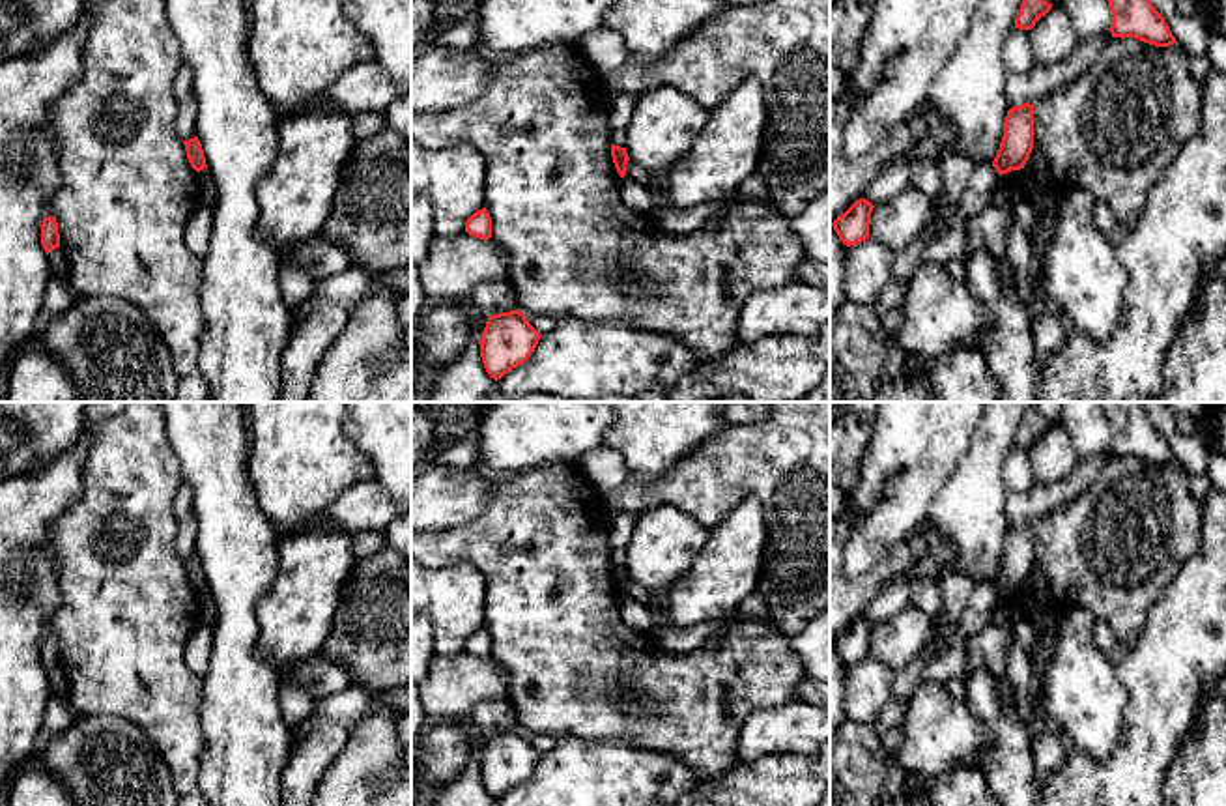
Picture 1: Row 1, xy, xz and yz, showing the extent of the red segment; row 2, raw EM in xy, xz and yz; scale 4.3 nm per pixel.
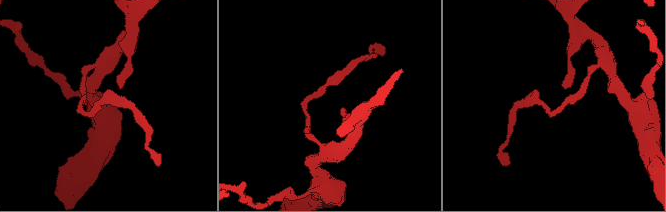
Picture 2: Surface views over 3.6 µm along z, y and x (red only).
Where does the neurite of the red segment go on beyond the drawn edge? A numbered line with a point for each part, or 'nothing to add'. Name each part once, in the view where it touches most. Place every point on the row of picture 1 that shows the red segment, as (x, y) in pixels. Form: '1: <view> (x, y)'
nothing to add

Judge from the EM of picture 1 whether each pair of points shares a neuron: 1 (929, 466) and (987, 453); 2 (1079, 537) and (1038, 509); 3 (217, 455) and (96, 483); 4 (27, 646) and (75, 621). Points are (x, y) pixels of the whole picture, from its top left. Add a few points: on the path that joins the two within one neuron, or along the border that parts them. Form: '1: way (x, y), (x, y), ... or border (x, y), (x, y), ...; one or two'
1: border (980, 421), (970, 436), (969, 449), (935, 498); two
2: border (1084, 490), (1051, 509), (1034, 524); two
3: border (163, 423), (184, 481); two
4: border (60, 593), (60, 604), (49, 616), (43, 634); two

